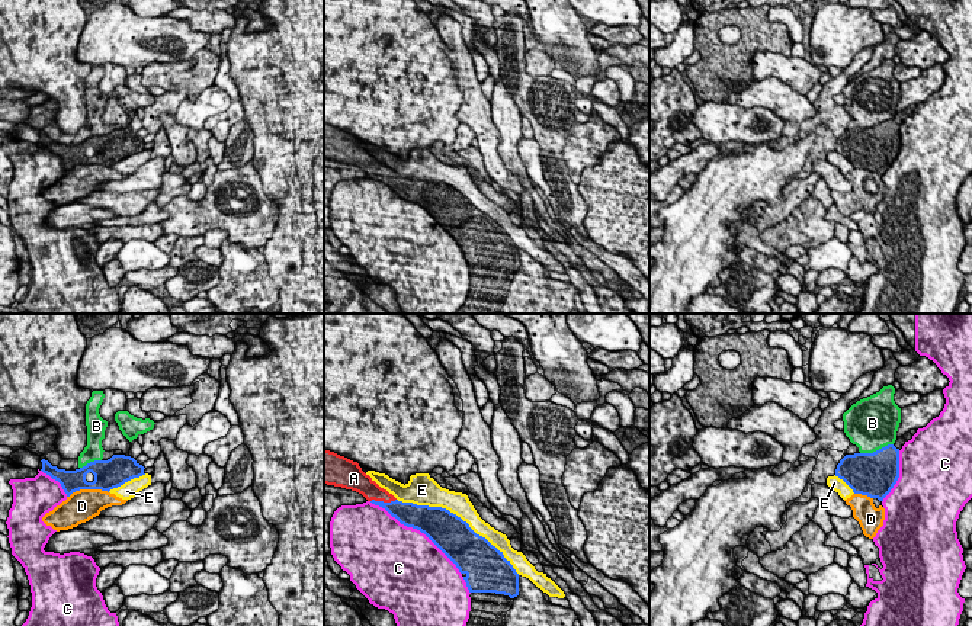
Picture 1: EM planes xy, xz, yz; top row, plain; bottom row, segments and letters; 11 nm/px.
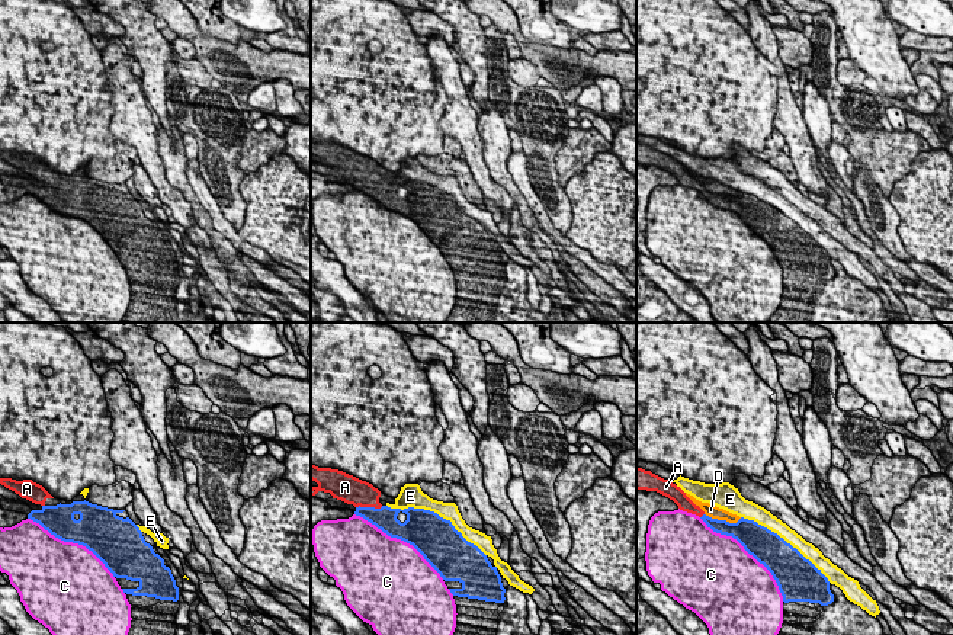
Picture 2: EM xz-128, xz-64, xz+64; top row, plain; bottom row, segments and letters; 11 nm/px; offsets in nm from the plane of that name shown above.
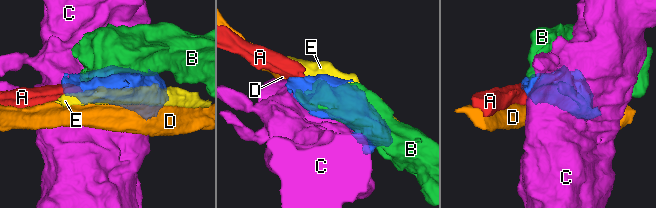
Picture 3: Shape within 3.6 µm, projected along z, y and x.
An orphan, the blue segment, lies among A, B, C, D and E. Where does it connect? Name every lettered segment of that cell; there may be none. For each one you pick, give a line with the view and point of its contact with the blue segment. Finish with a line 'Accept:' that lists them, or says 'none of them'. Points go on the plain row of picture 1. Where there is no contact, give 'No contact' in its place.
A: Touches blue at xz (382, 176)
Accept: A

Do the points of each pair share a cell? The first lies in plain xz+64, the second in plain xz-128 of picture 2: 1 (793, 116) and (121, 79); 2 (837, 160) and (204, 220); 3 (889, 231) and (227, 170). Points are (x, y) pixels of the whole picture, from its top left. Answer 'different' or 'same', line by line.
1: same
2: different
3: same

